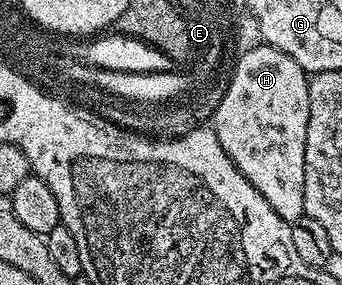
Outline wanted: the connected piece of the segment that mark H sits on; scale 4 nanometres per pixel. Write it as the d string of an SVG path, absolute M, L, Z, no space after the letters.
M256 44L237 62L237 67L233 70L233 75L229 78L229 87L224 87L221 98L215 103L211 115L211 128L215 132L215 136L219 140L219 144L223 144L223 152L229 154L231 159L239 168L239 172L248 182L257 189L263 196L263 200L267 200L267 204L271 204L271 208L275 208L275 212L279 212L279 216L285 222L292 223L295 219L302 217L305 213L305 205L303 204L303 180L305 179L305 145L307 144L307 116L309 115L309 79L310 75L299 64L295 64L295 60L291 60L291 56L287 56L287 52L276 50L274 46L264 44Z

